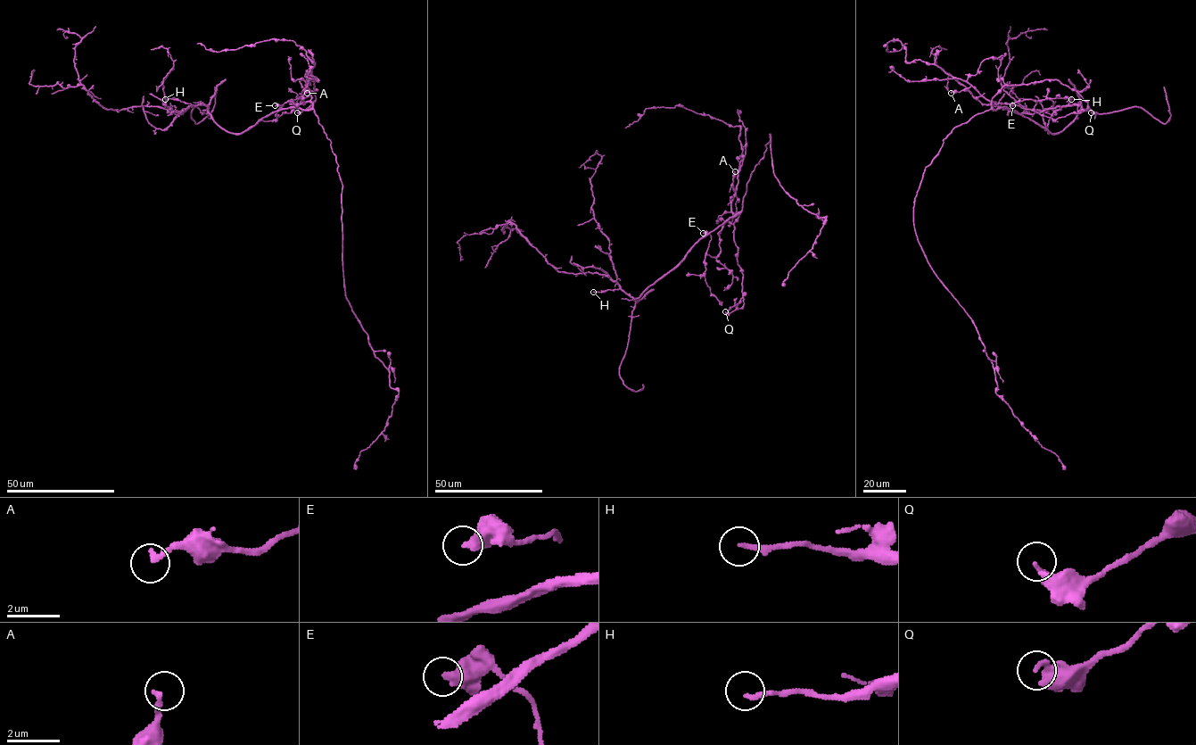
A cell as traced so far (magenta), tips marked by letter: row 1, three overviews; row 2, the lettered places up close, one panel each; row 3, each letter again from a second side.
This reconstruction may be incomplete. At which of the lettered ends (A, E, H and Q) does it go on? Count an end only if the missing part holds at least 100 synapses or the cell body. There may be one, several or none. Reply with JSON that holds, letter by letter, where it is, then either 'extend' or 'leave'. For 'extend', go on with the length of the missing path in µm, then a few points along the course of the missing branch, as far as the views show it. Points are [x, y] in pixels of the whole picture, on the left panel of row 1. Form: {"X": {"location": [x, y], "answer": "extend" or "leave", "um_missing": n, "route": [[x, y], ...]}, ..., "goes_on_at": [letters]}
{"A": {"location": [307, 93], "answer": "leave"}, "E": {"location": [275, 105], "answer": "leave"}, "H": {"location": [165, 99], "answer": "leave"}, "Q": {"location": [297, 112], "answer": "leave"}, "goes_on_at": []}

